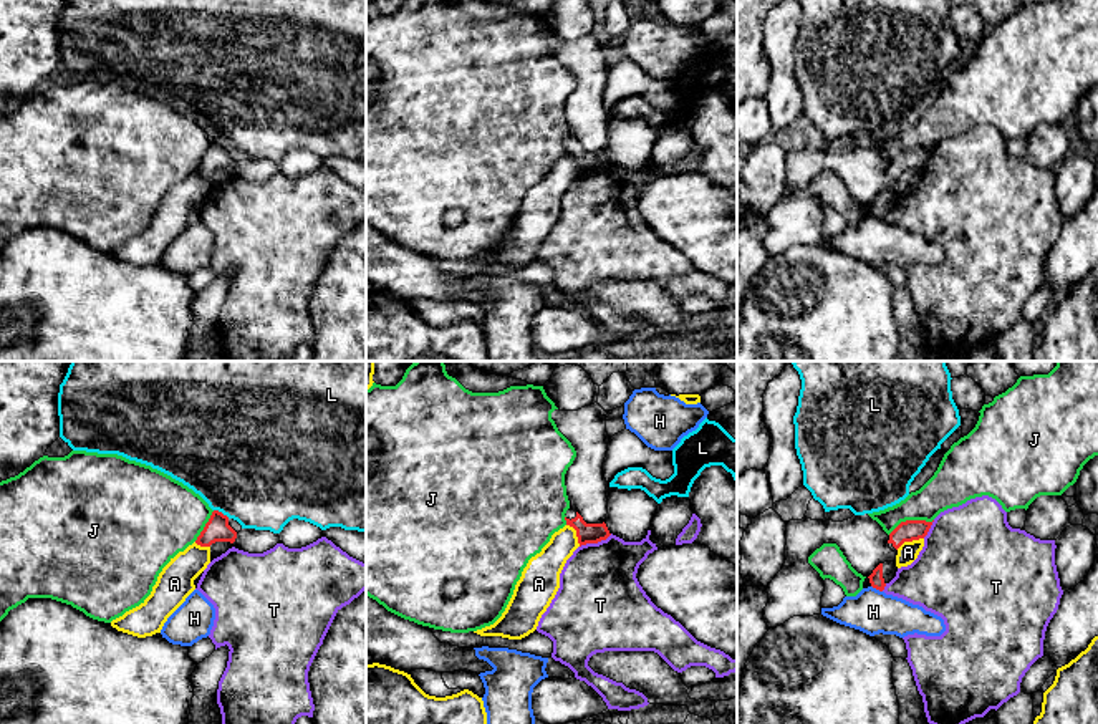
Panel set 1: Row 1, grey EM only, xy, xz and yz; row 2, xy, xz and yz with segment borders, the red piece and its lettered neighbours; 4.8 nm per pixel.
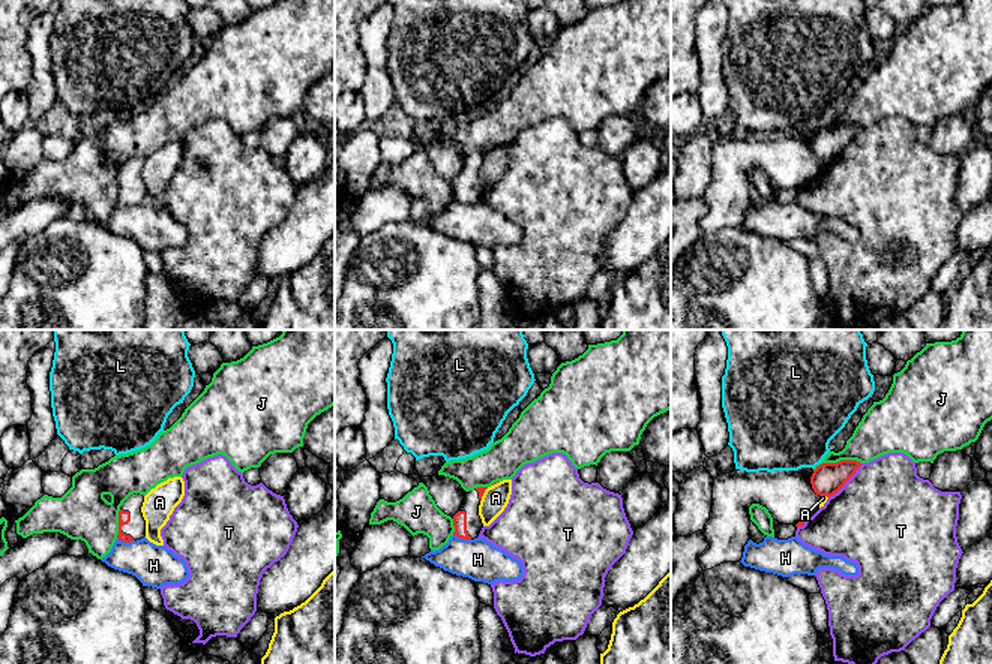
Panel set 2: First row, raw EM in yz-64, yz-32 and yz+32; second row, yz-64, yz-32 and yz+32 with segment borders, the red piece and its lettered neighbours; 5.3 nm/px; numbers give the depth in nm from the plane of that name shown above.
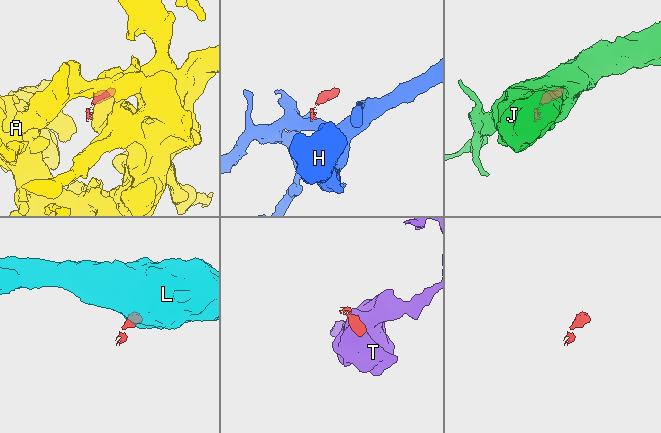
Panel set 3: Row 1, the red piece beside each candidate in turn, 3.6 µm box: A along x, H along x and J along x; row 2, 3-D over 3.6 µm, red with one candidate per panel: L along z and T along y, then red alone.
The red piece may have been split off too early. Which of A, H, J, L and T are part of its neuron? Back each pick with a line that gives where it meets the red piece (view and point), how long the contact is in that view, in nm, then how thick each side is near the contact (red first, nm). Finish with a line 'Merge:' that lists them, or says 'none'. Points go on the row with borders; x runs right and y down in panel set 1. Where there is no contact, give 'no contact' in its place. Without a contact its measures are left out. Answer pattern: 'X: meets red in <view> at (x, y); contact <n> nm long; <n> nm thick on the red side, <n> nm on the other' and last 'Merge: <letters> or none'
Merge: none

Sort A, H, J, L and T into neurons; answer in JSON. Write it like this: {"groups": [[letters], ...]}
{"groups": [["A"], ["H"], ["J"], ["L"], ["T"]]}

